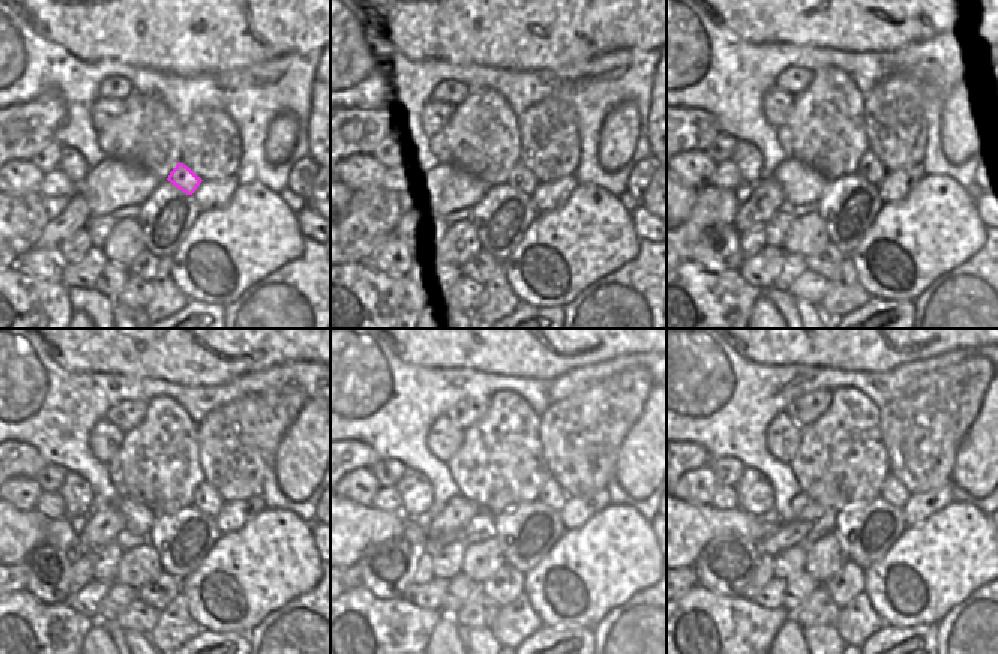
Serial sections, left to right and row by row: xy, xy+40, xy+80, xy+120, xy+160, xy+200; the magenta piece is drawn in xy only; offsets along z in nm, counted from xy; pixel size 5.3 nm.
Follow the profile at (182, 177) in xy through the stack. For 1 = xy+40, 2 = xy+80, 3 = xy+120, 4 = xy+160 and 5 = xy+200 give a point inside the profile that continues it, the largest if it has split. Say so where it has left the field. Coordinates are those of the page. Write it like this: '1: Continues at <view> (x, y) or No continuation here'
1: Continues at xy+40 (520, 179)
2: Continues at xy+80 (871, 168)
3: Continues at xy+120 (206, 498)
4: Continues at xy+160 (551, 494)
5: Continues at xy+200 (892, 491)

